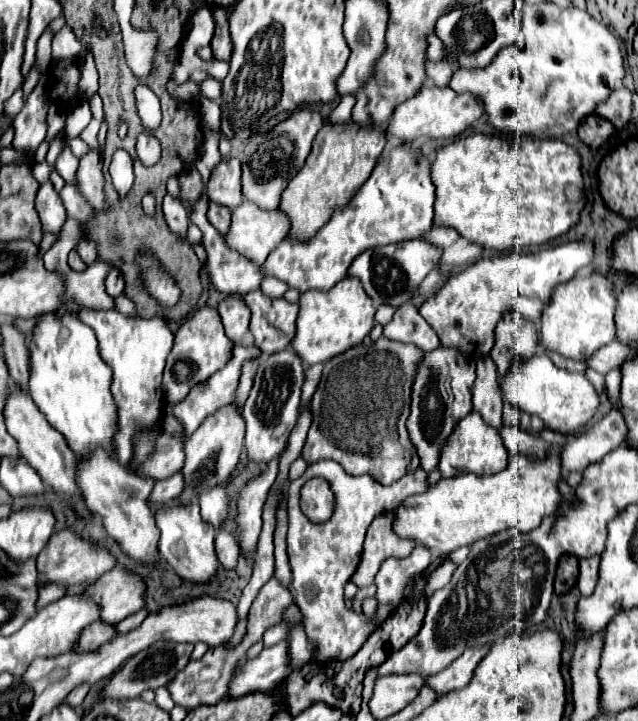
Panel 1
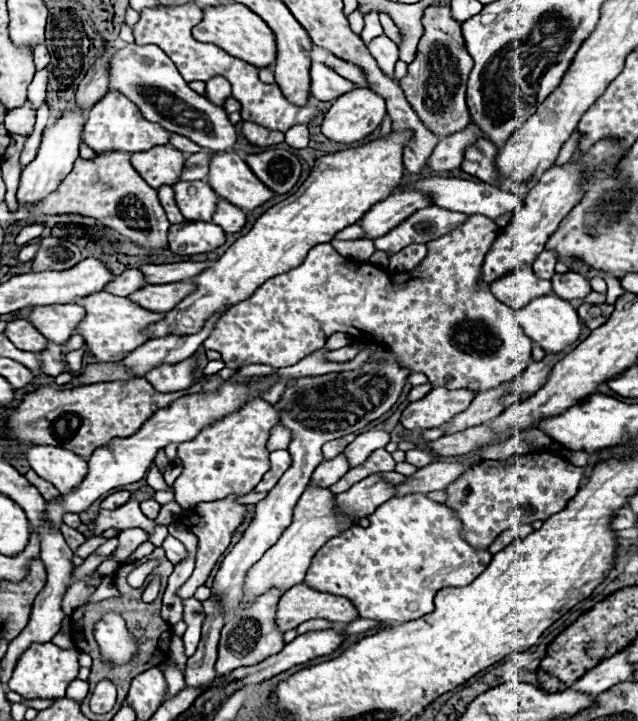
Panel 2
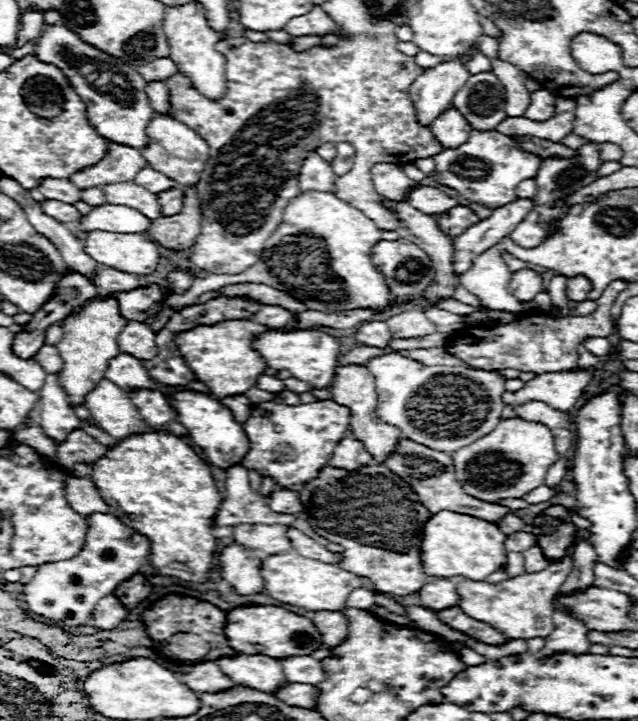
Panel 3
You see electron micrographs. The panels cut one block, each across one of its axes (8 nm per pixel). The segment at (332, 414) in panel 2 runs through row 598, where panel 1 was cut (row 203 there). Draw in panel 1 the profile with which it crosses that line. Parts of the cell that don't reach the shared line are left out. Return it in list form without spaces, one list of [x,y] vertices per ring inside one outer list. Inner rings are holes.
[[[222,158],[206,184],[206,196],[222,206],[236,208],[242,204],[242,190],[240,190],[240,160],[238,158]]]

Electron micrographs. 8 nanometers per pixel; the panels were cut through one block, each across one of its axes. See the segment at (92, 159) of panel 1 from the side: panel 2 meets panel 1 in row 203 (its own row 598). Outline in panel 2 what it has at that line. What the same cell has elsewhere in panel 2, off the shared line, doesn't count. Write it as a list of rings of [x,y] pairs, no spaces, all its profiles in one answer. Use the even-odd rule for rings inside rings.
[[[104,576],[104,578],[102,578],[102,584],[96,588],[96,592],[90,596],[88,602],[112,598],[112,596],[116,596],[116,594],[118,594],[118,590],[116,590],[116,586],[114,586],[114,578],[112,578],[112,576]]]

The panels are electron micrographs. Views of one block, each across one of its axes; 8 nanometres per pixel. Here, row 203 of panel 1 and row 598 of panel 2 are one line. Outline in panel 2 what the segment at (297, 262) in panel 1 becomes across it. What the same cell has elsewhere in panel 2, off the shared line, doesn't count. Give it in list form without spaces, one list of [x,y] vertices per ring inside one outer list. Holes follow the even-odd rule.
[[[414,492],[402,498],[384,502],[374,514],[370,514],[370,526],[352,526],[340,536],[328,540],[312,558],[304,582],[320,592],[332,592],[336,596],[348,596],[362,618],[410,622],[426,616],[434,610],[434,596],[446,586],[468,586],[476,576],[488,568],[492,554],[488,550],[472,548],[460,532],[462,524],[446,504],[430,500],[422,492]]]

